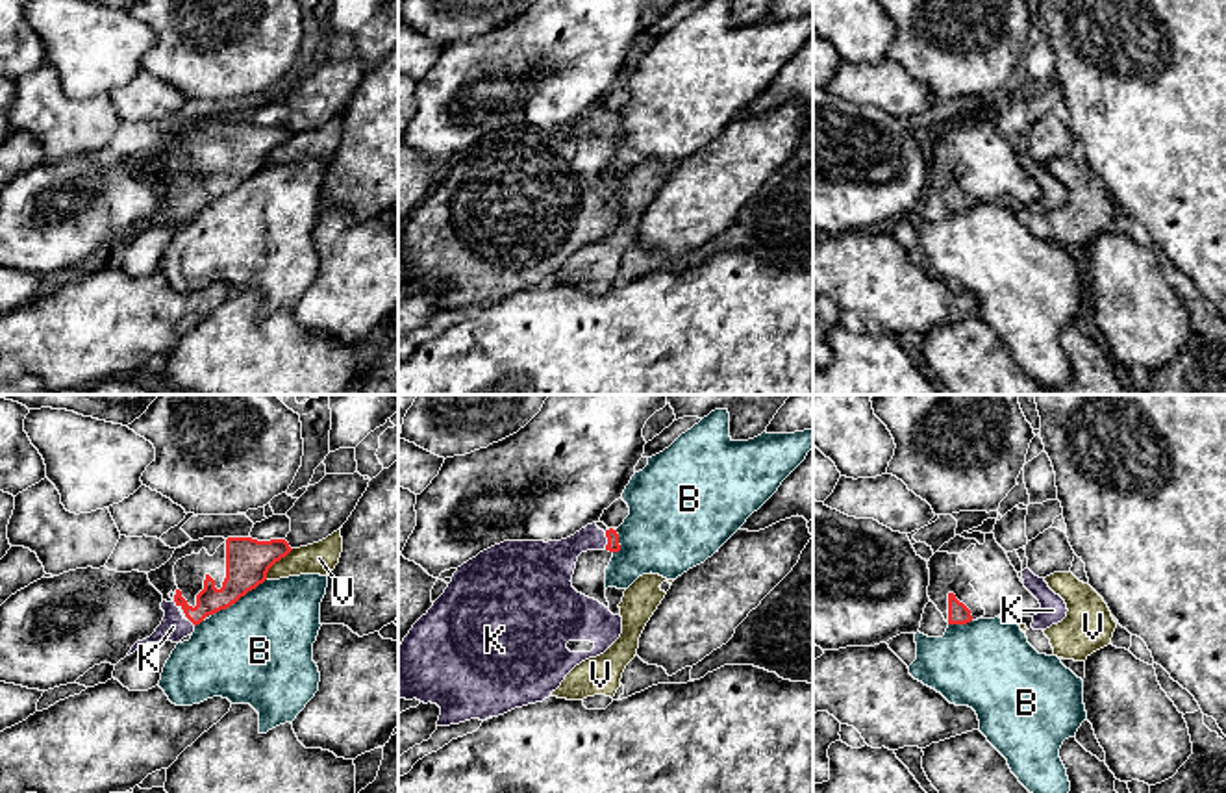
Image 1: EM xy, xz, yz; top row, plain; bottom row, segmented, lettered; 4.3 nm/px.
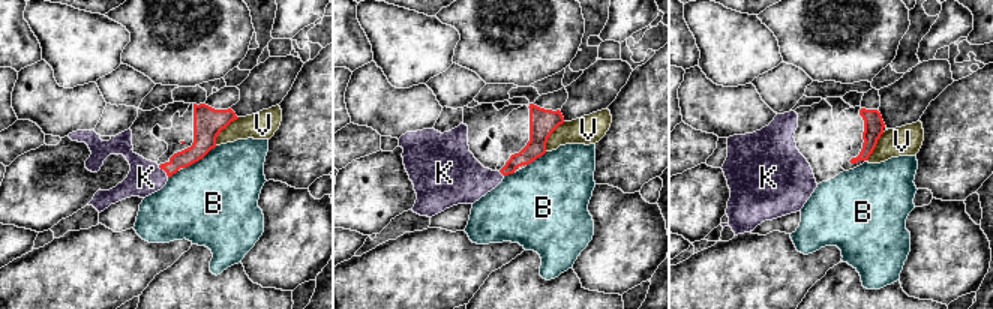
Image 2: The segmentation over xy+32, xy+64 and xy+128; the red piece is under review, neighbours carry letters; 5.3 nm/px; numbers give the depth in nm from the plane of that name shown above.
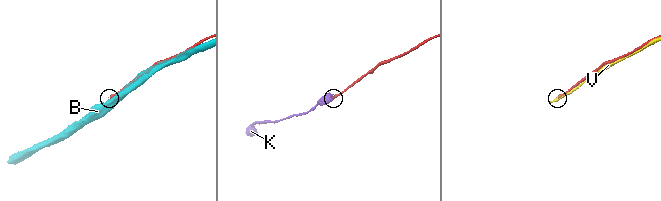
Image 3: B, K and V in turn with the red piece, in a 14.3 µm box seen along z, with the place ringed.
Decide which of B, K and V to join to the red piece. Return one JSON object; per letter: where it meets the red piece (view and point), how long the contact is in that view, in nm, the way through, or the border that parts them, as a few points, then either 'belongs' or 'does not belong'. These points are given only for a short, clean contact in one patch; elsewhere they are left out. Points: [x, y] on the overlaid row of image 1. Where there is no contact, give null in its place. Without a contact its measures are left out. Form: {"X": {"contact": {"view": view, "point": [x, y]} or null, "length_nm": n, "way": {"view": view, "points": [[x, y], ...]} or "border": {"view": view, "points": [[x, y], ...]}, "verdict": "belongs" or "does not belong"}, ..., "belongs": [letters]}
{"B": {"contact": {"view": "xy", "point": [237, 599]}, "length_nm": 280, "verdict": "does not belong"}, "K": {"contact": {"view": "xz", "point": [608, 541]}, "length_nm": 80, "way": {"view": "xz", "points": [[612, 534], [608, 541], [580, 541], [554, 562]]}, "verdict": "belongs"}, "V": {"contact": {"view": "xy", "point": [276, 560]}, "length_nm": 180, "verdict": "does not belong"}, "belongs": ["K"]}

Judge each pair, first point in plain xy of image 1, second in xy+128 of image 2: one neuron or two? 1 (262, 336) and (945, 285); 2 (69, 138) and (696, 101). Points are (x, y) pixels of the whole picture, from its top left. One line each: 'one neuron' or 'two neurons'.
1: two neurons
2: one neuron

